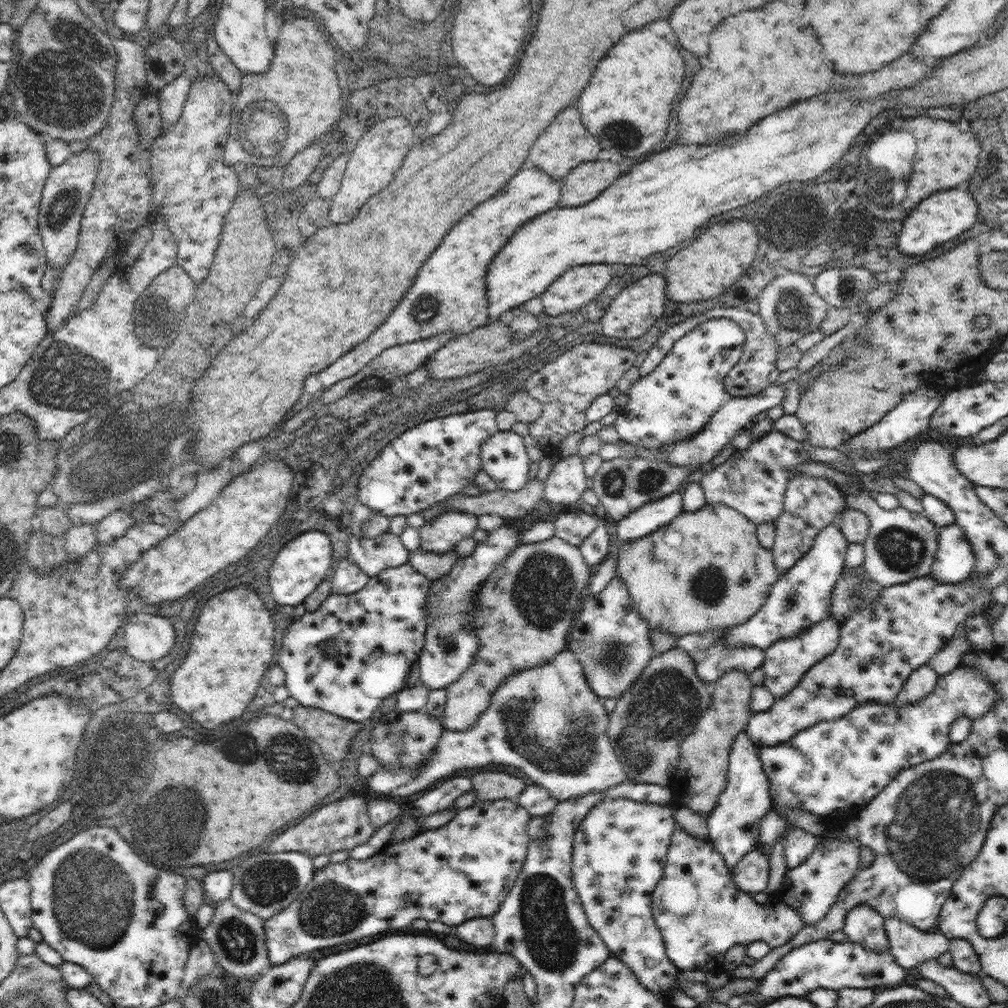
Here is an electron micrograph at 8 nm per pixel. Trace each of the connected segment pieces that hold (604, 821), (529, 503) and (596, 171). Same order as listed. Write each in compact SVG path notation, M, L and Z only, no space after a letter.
M626 797L601 800L586 814L574 833L572 851L573 885L580 897L588 922L602 937L612 957L626 963L638 981L652 993L669 1000L672 989L678 986L680 969L668 958L660 929L652 914L652 893L662 878L662 866L668 860L670 837L677 830L673 816L674 804L634 802Z
M538 477L528 481L518 491L505 492L502 489L485 491L482 494L466 496L454 495L442 501L443 511L447 515L454 511L476 518L481 514L499 515L503 518L522 518L526 510L537 508L544 497L544 484Z
M619 159L586 161L563 179L560 207L580 207L600 196L620 176Z

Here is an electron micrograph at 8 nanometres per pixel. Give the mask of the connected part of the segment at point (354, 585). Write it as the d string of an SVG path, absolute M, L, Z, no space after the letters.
M348 552L344 560L334 565L334 573L329 575L332 584L332 594L352 594L364 588L369 576L364 573L358 564L354 562L353 556Z

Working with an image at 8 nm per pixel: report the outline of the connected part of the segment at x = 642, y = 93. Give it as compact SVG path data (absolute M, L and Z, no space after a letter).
M648 28L634 30L614 44L578 98L582 122L588 132L598 138L604 150L614 148L616 156L622 154L638 158L664 138L672 102L678 96L682 78L684 60L680 52L668 40L652 34Z

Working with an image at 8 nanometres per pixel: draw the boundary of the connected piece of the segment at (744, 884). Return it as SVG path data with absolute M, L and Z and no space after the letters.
M760 849L746 853L732 867L735 885L749 895L766 890L769 880L769 857Z

